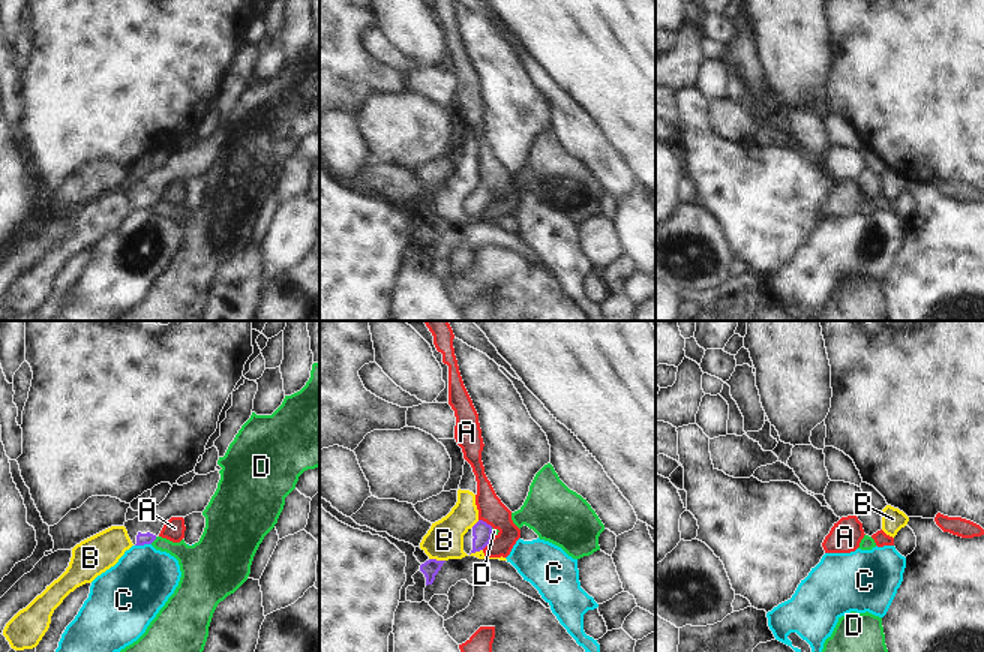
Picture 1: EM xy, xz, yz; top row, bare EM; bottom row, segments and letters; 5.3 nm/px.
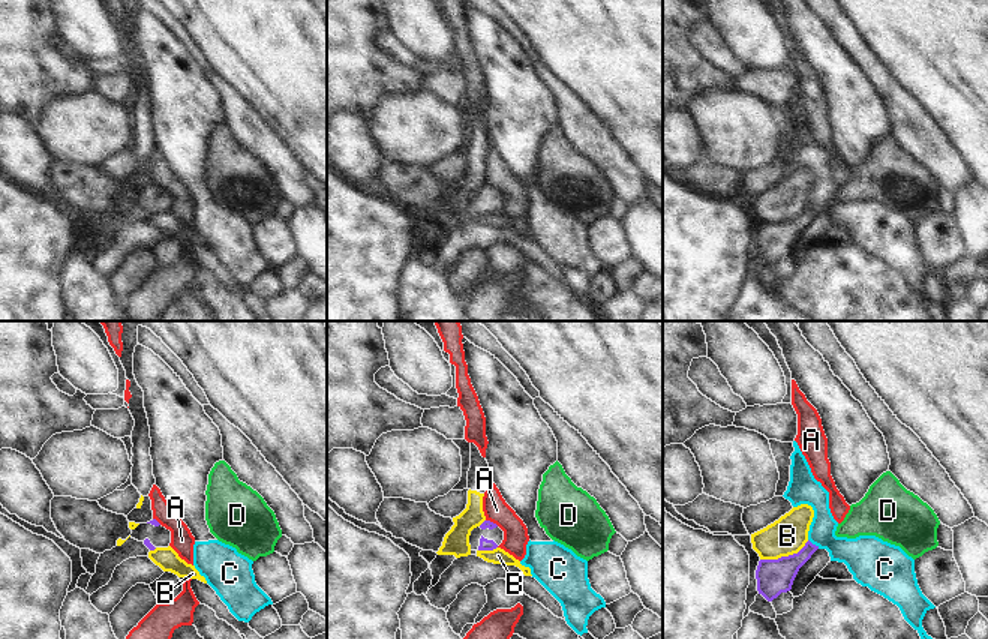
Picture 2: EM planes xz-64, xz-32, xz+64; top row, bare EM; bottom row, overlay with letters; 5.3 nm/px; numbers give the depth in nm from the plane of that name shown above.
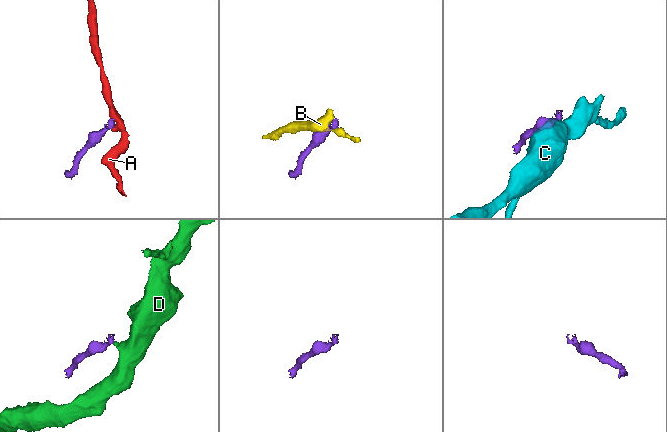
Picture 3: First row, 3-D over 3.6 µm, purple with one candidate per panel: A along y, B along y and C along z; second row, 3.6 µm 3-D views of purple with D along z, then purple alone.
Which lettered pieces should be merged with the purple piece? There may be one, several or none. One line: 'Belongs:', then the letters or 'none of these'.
Belongs: none of these

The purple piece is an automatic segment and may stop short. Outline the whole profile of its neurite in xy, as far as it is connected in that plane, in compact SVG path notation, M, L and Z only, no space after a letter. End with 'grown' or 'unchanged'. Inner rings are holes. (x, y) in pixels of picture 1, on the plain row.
M216 133L207 139L195 139L188 148L172 148L166 162L148 172L134 184L124 186L124 192L134 210L152 208L171 181L186 181L202 177L218 153L220 138Z | grown

